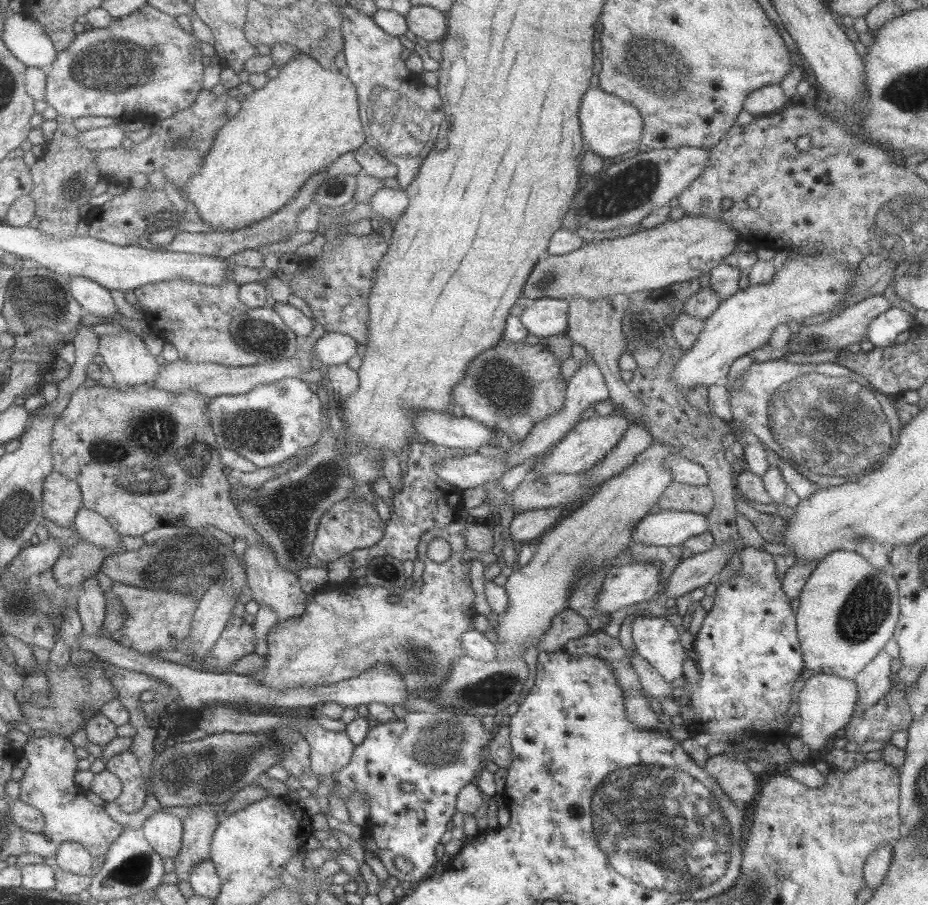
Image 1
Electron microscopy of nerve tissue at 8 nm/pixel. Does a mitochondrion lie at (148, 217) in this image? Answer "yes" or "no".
no

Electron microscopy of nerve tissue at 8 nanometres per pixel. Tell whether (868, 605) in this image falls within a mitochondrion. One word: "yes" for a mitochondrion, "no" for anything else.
yes

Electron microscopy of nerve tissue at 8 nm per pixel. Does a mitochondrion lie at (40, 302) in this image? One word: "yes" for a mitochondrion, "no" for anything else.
yes

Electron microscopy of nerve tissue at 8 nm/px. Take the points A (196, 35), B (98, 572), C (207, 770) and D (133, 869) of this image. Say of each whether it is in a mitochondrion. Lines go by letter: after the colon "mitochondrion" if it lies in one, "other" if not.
A: other
B: other
C: mitochondrion
D: mitochondrion

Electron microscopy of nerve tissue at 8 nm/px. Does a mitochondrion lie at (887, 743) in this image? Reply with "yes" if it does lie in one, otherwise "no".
no

